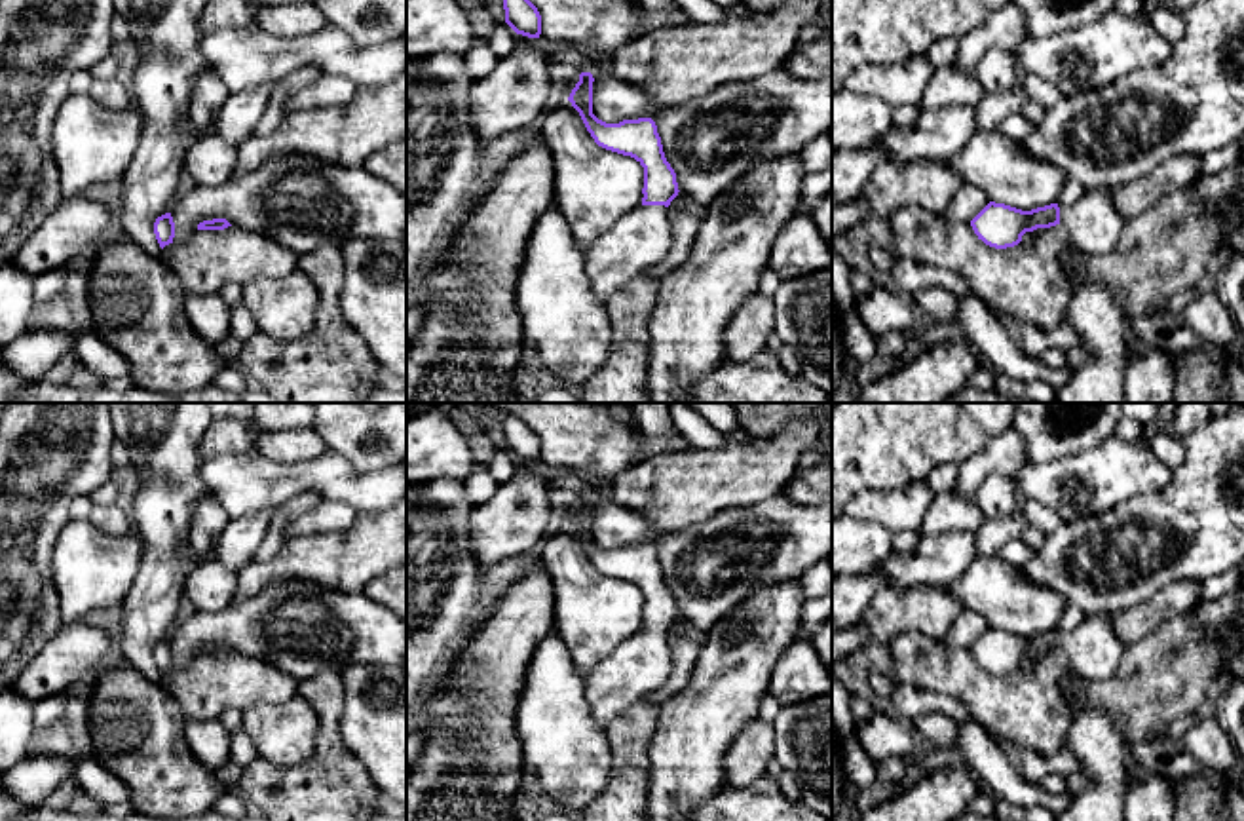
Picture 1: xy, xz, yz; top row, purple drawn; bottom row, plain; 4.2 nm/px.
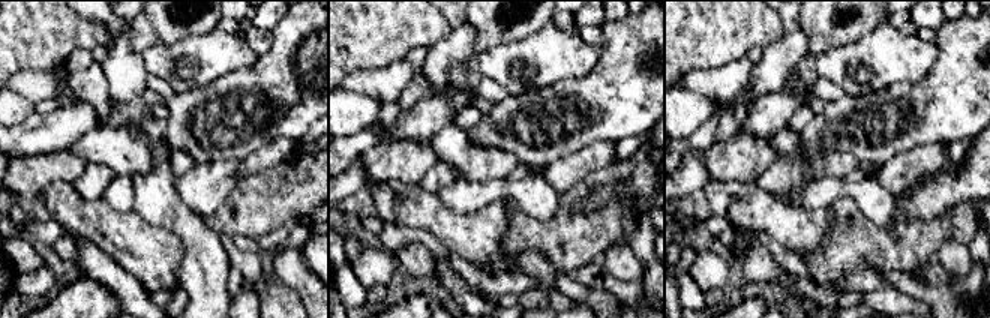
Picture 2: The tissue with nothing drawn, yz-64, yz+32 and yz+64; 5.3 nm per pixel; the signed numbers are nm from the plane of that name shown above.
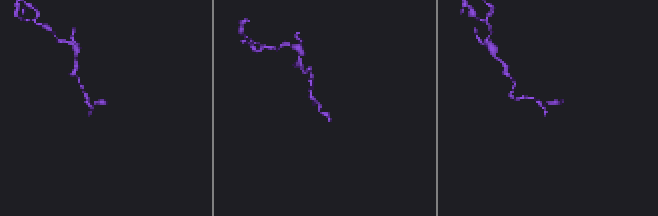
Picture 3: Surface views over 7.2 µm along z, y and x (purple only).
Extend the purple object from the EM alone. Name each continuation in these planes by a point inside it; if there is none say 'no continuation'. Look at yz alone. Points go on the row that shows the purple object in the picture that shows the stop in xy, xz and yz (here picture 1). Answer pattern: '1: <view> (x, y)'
1: yz (1094, 225)

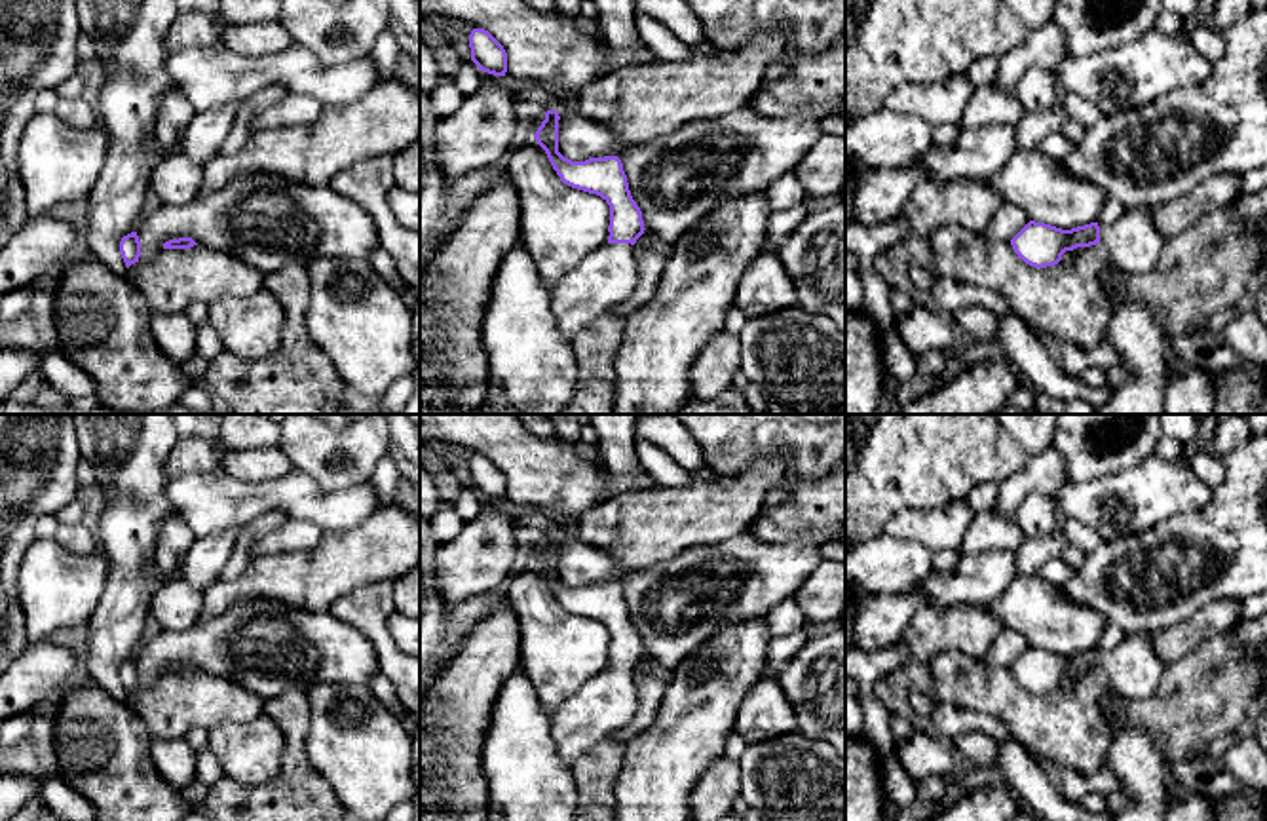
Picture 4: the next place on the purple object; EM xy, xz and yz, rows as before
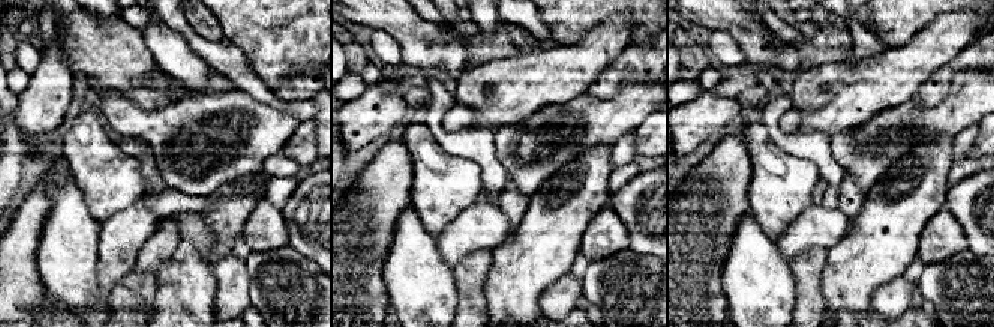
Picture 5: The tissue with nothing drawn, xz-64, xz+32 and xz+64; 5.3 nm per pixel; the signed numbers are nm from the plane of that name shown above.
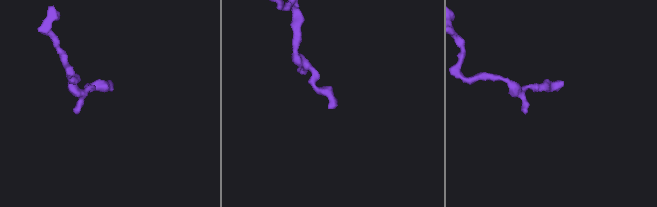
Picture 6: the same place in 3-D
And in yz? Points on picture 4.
1: yz (1134, 244)

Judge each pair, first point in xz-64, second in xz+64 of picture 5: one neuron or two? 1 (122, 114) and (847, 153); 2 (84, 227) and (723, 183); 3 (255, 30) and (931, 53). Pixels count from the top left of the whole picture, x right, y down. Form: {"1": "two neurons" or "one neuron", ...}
{"1": "one neuron", "2": "two neurons", "3": "two neurons"}

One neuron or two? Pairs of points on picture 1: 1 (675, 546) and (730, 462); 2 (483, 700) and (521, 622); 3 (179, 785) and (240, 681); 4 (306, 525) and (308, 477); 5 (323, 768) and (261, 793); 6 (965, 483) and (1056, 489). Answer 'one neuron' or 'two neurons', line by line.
1: two neurons
2: one neuron
3: two neurons
4: two neurons
5: one neuron
6: two neurons

